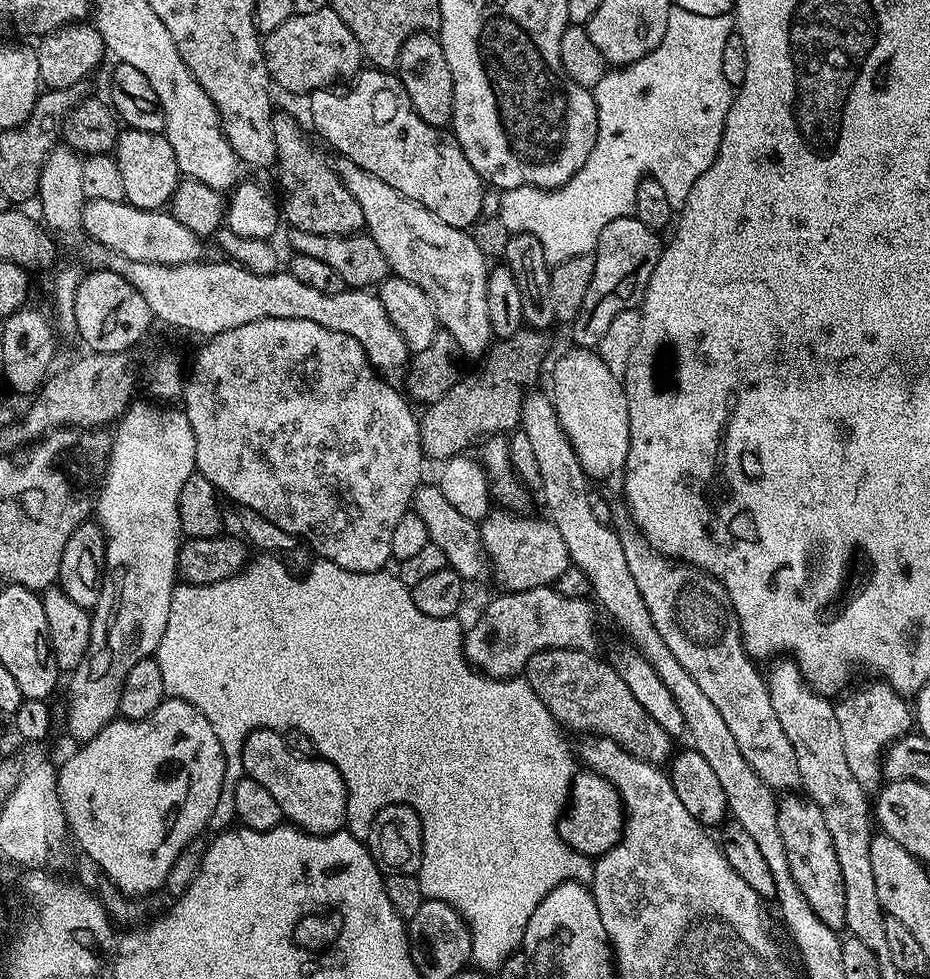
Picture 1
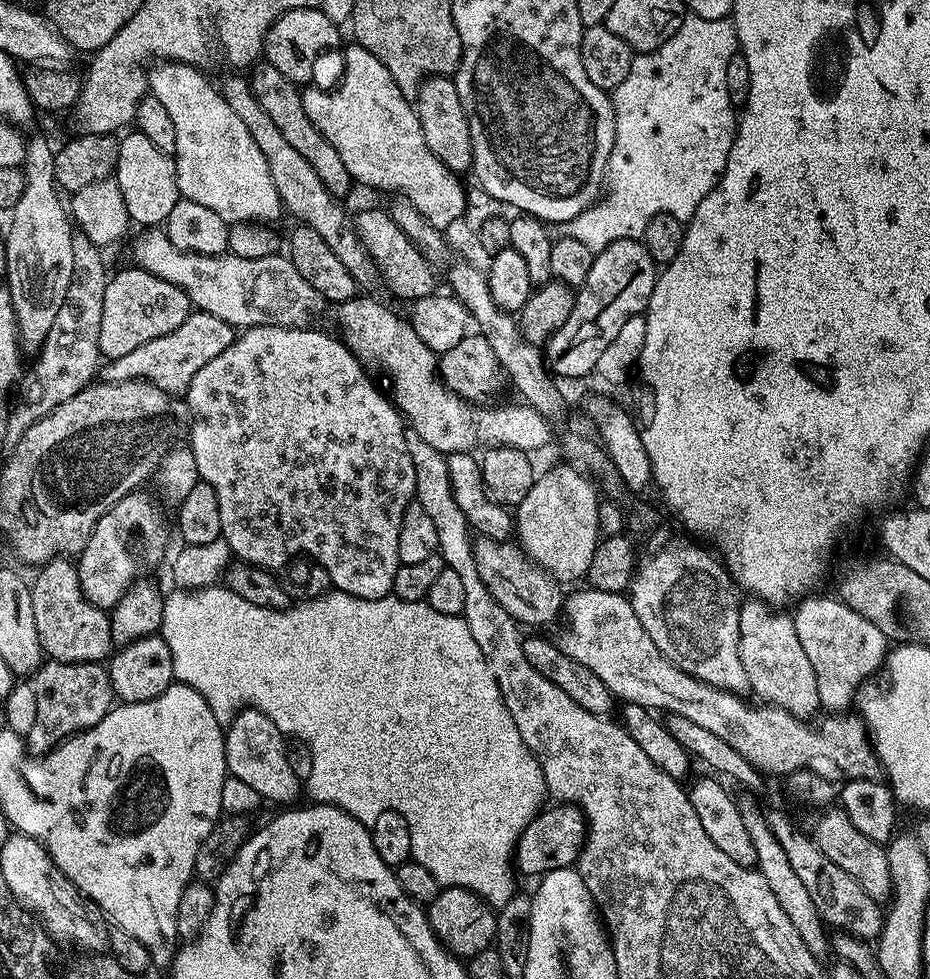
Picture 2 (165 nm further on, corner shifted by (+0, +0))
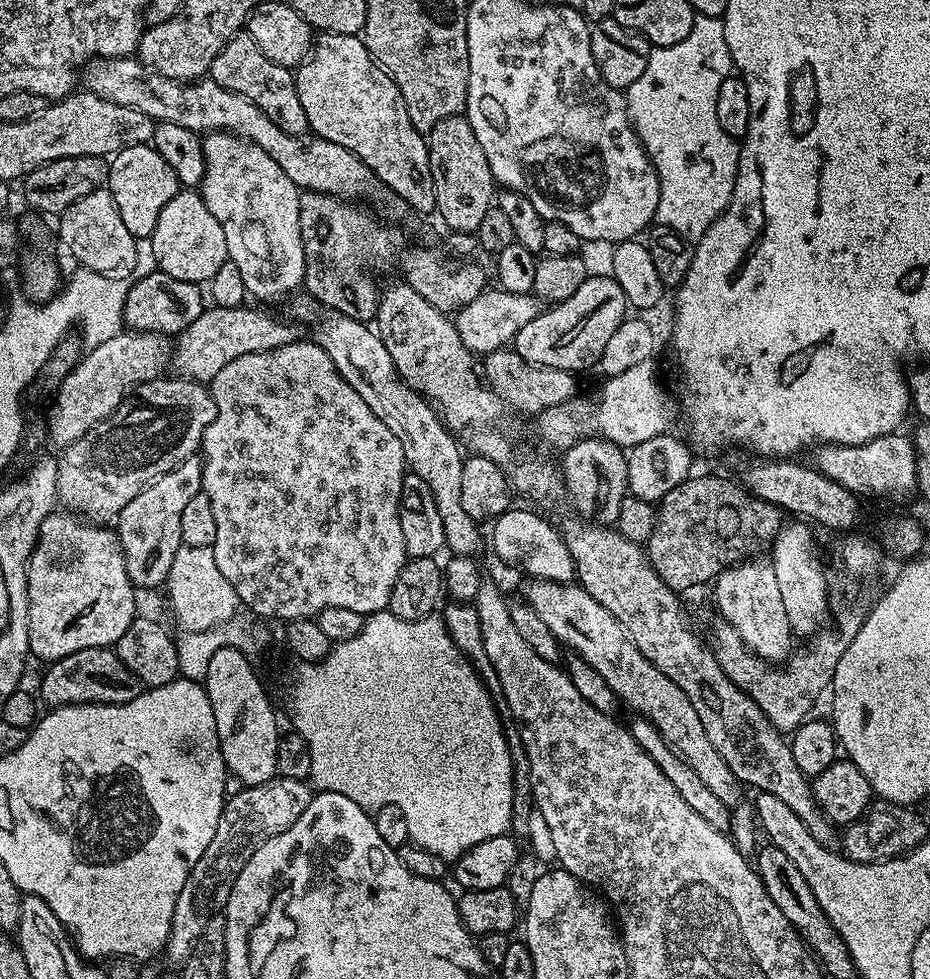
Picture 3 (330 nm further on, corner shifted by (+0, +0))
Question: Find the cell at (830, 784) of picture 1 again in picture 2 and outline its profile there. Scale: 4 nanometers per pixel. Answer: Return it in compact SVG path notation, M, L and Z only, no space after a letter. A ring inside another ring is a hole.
M748 598L740 605L738 618L738 654L746 669L749 689L761 696L761 701L786 710L791 716L812 718L821 711L818 682L814 682L814 666L798 642L798 630L791 615L779 616L775 607L759 598Z

